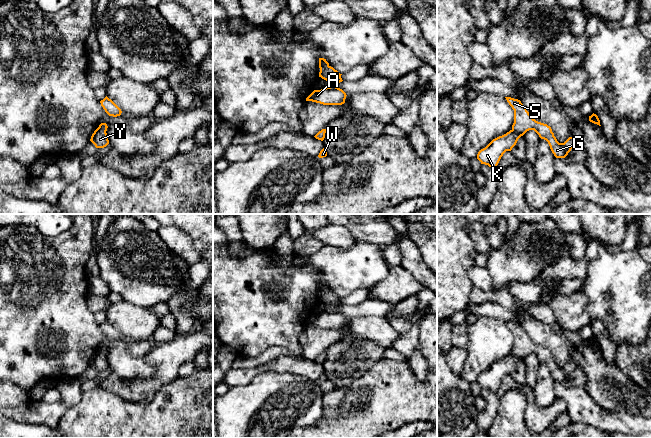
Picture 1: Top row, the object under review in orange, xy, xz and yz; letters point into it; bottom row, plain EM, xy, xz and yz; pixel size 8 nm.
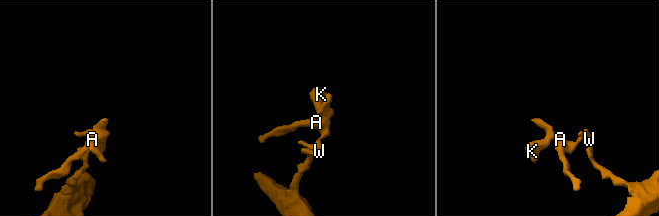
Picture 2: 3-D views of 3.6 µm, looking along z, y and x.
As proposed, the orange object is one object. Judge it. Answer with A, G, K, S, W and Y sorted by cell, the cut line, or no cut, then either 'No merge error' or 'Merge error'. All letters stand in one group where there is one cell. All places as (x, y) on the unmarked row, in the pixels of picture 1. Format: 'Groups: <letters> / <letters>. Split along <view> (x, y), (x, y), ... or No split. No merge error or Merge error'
Groups: A G K S W Y. No split. No merge error

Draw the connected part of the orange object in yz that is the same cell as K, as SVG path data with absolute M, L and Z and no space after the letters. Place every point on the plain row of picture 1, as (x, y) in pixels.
M511 321L505 322L514 334L512 353L506 358L493 363L478 376L477 383L481 388L496 393L503 378L506 375L511 375L518 363L529 354L534 354L541 363L548 366L556 382L565 382L576 369L577 365L574 361L569 361L564 367L559 367L551 351L533 343L520 324Z

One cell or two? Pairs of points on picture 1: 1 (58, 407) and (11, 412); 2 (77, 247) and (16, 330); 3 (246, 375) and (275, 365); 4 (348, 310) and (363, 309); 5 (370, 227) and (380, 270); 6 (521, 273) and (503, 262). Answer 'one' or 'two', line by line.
1: one
2: one
3: one
4: one
5: two
6: one

